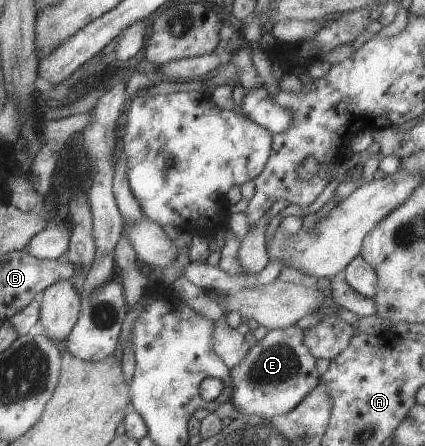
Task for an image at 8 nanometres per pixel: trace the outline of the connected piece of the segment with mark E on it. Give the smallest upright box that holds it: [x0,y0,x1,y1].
[228,326,320,418]

